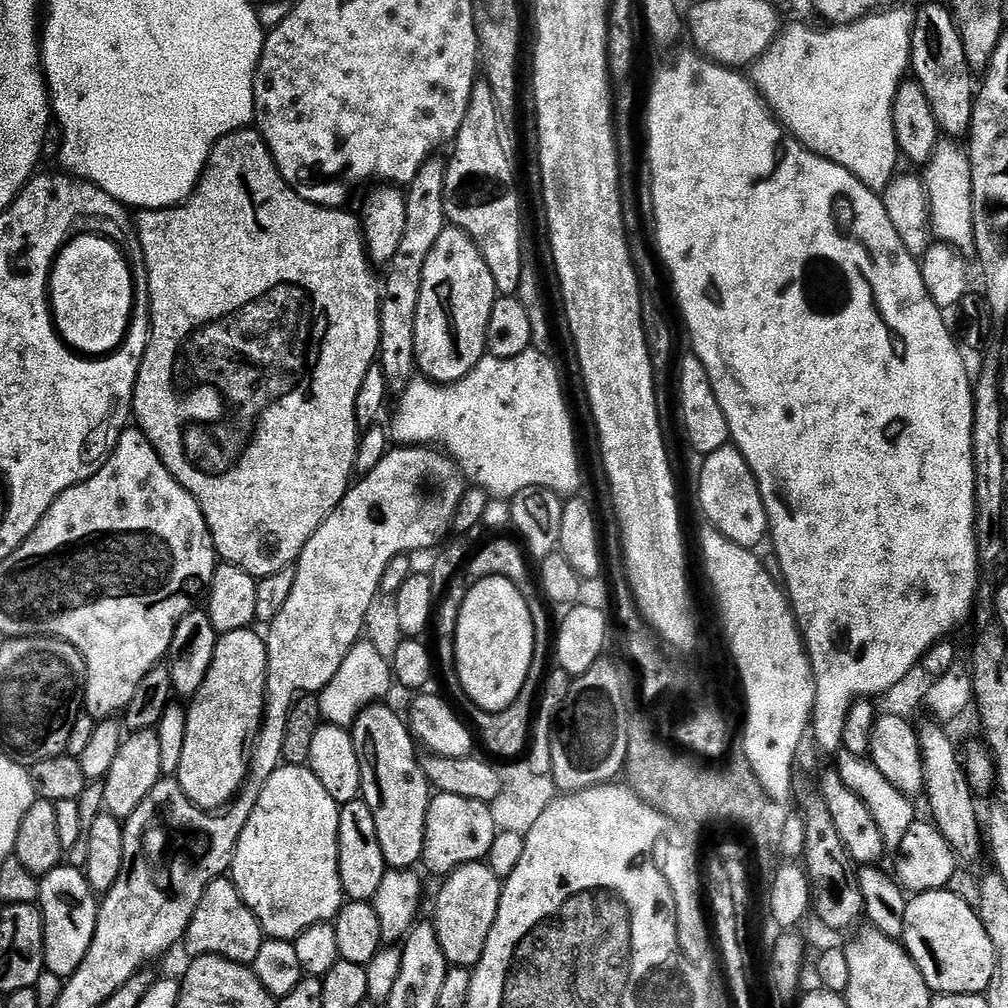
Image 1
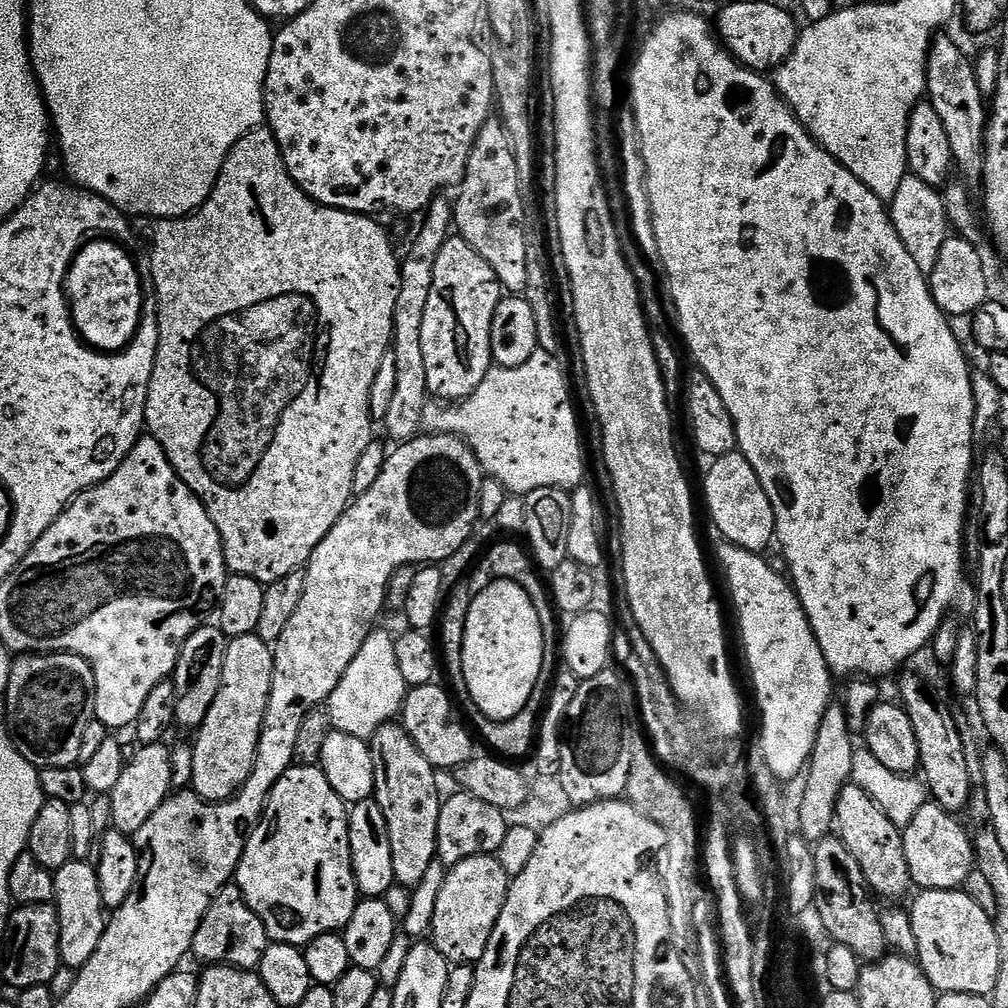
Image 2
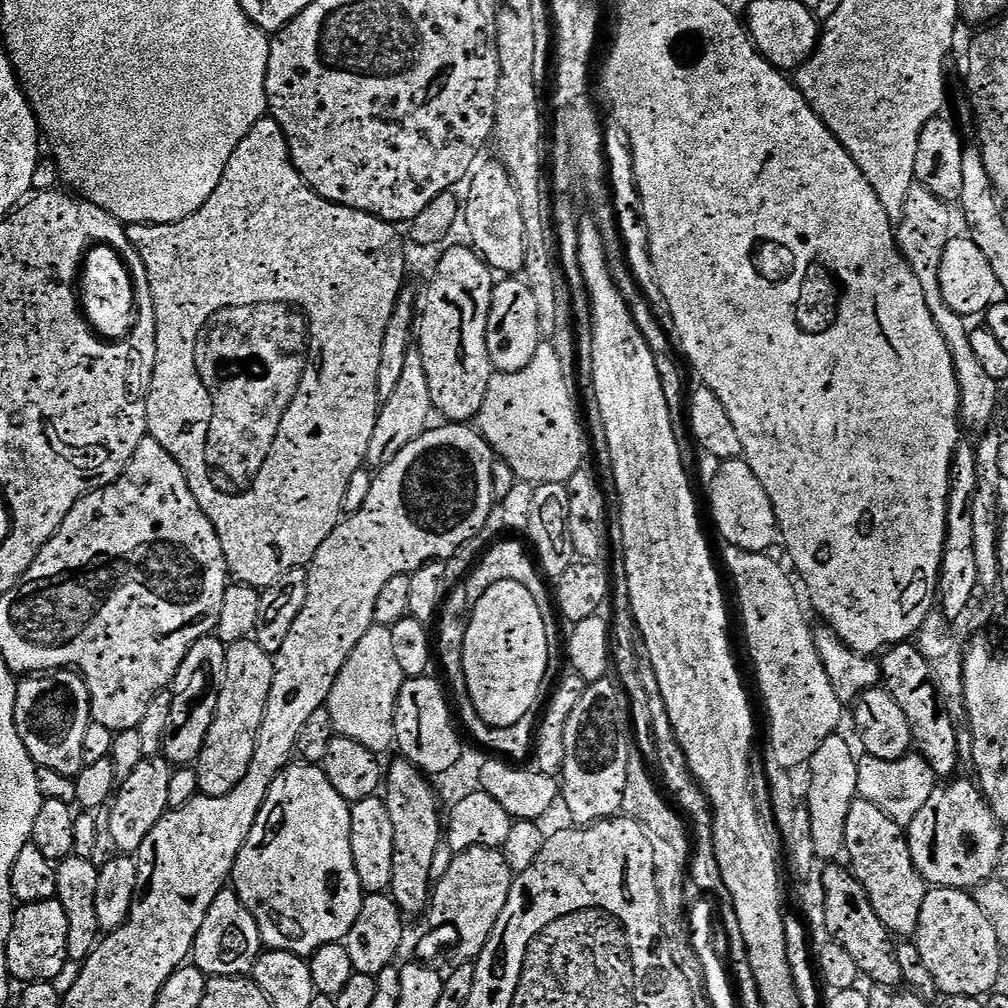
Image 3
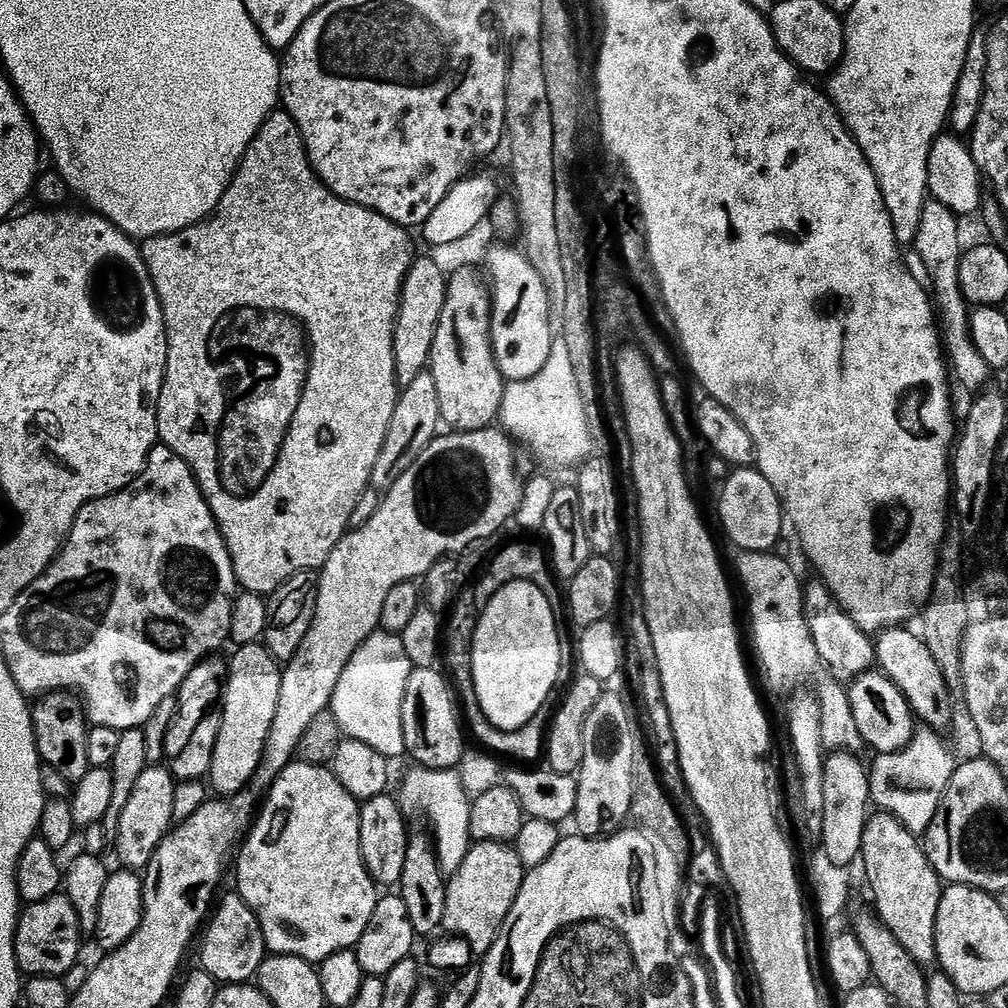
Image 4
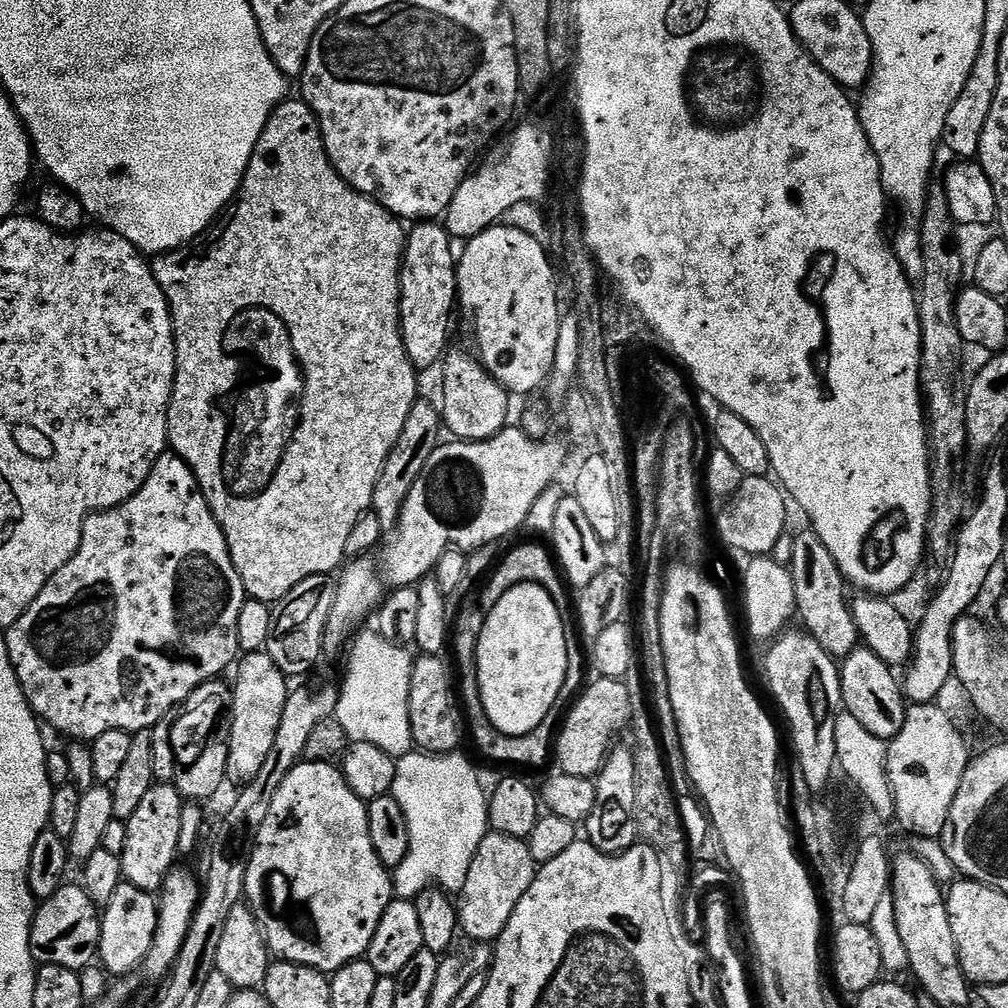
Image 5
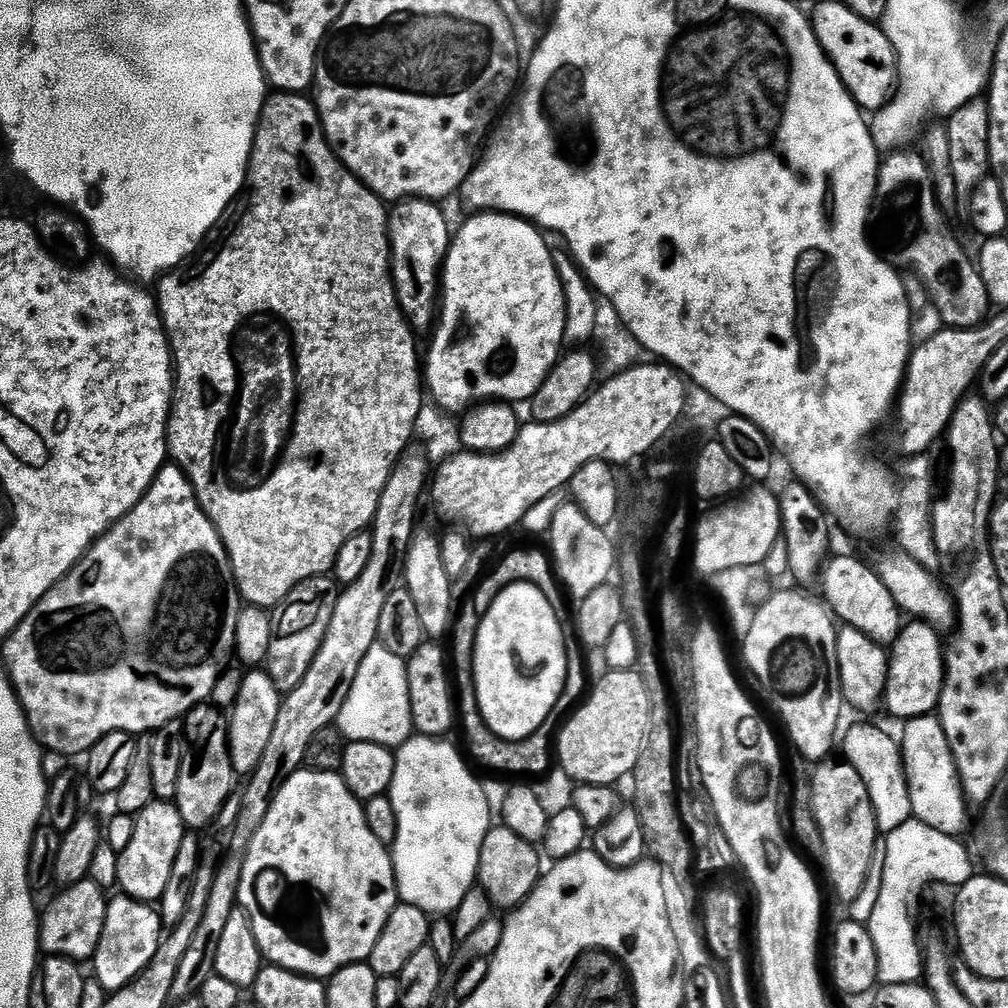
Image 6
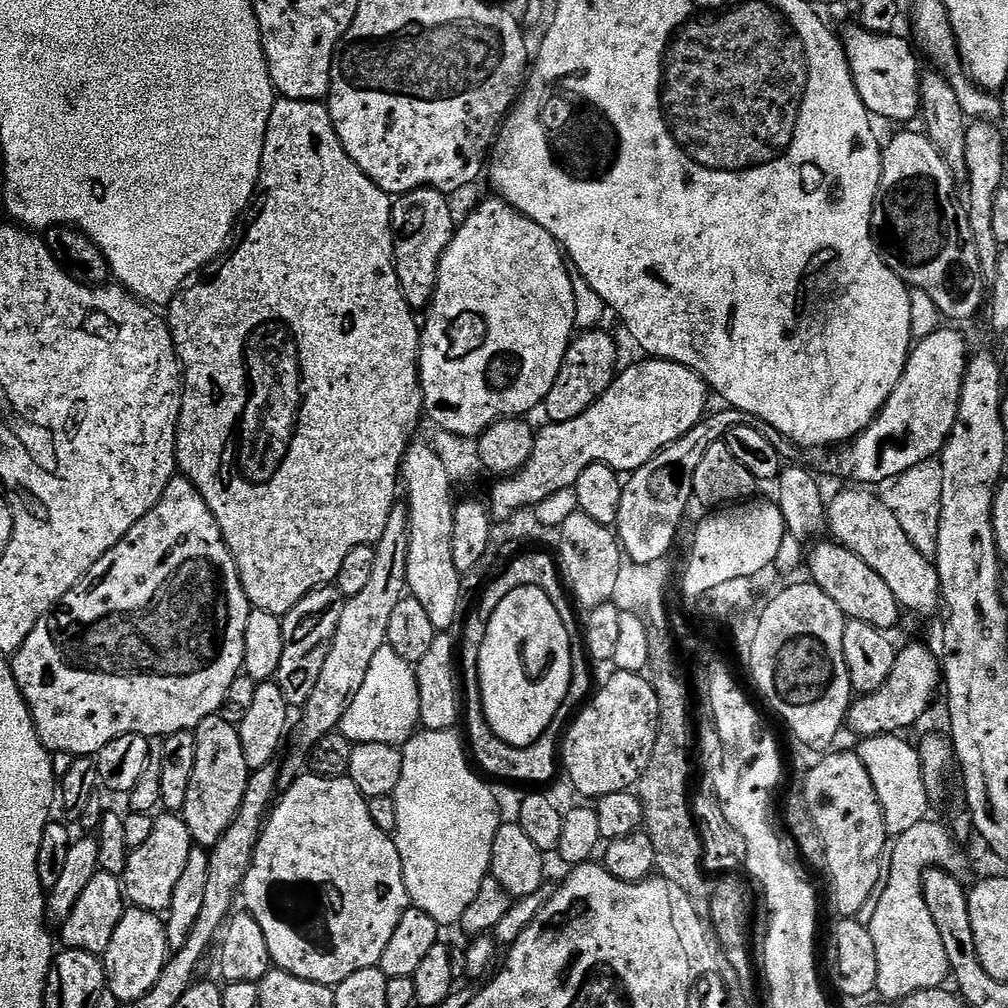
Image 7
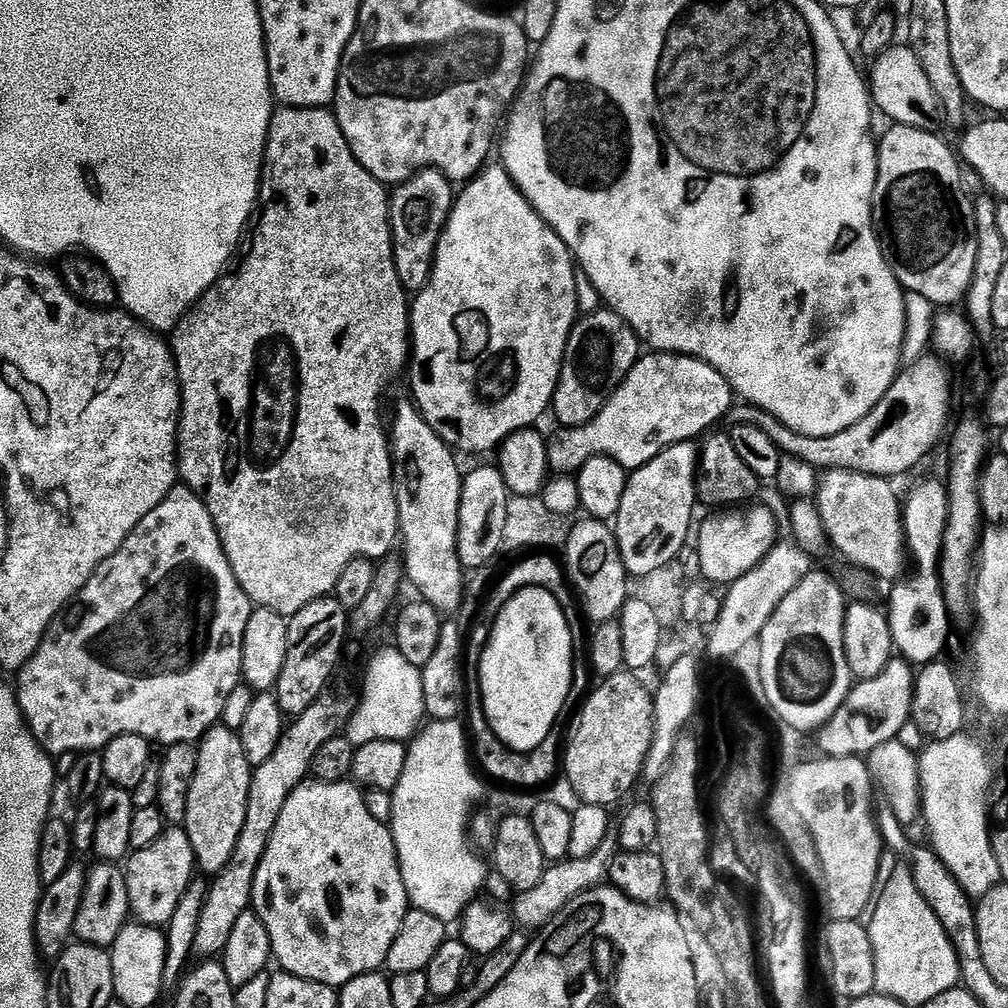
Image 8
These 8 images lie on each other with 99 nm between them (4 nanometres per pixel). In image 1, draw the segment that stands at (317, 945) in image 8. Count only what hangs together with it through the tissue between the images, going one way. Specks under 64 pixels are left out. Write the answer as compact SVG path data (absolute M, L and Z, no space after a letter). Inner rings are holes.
M285 763L283 766L276 766L271 769L268 781L264 784L264 789L260 792L260 797L256 800L256 805L252 808L252 813L247 813L244 821L244 829L240 831L240 837L236 843L236 852L232 856L232 866L230 878L236 884L236 888L242 894L248 909L260 919L260 926L264 930L265 937L273 940L295 941L296 937L312 928L316 924L335 921L340 909L346 903L342 878L340 877L340 809L330 794L326 794L326 786L313 774L311 767L299 764Z

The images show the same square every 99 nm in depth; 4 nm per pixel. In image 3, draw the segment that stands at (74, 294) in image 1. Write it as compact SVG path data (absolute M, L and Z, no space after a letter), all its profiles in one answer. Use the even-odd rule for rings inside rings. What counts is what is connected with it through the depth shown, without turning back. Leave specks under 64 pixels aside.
M93 245L85 256L80 275L80 301L85 319L98 336L110 342L118 342L125 339L124 336L130 336L138 318L134 282L120 256L121 253L117 249L108 245Z

